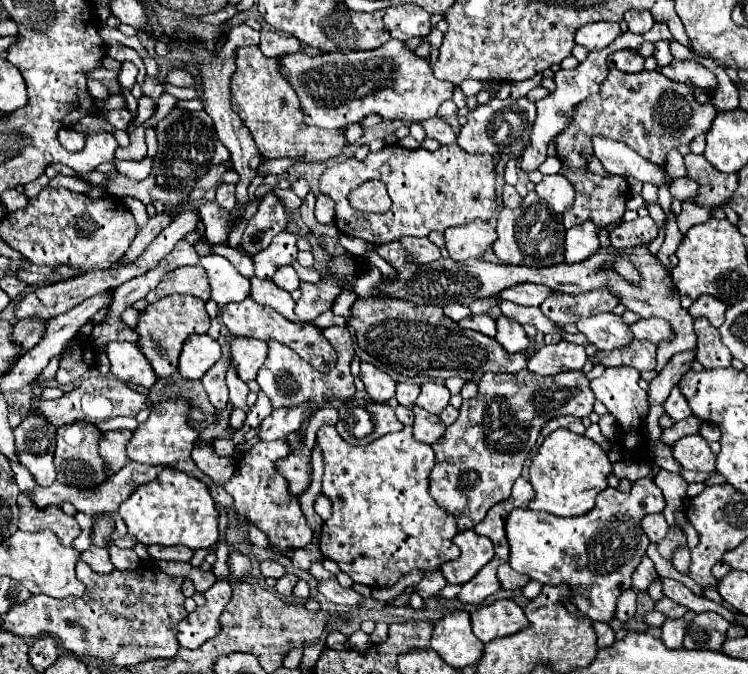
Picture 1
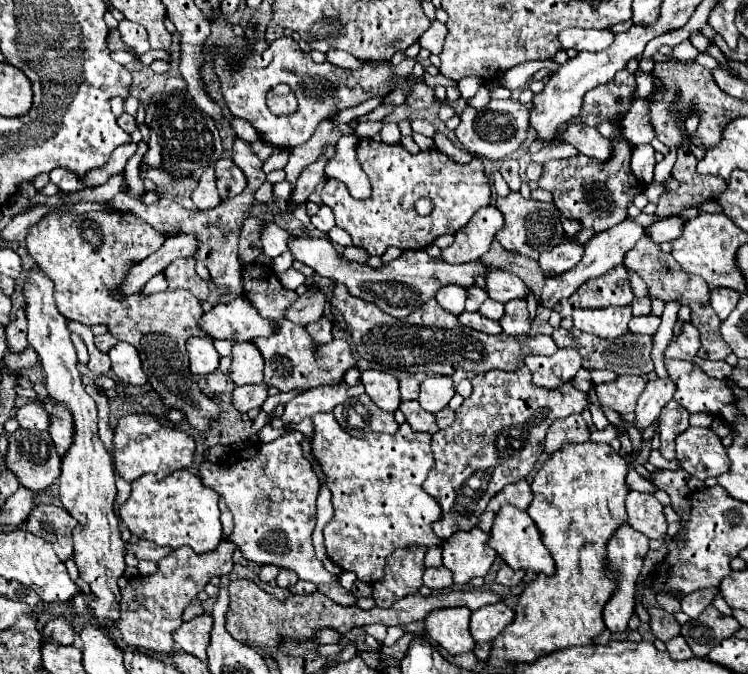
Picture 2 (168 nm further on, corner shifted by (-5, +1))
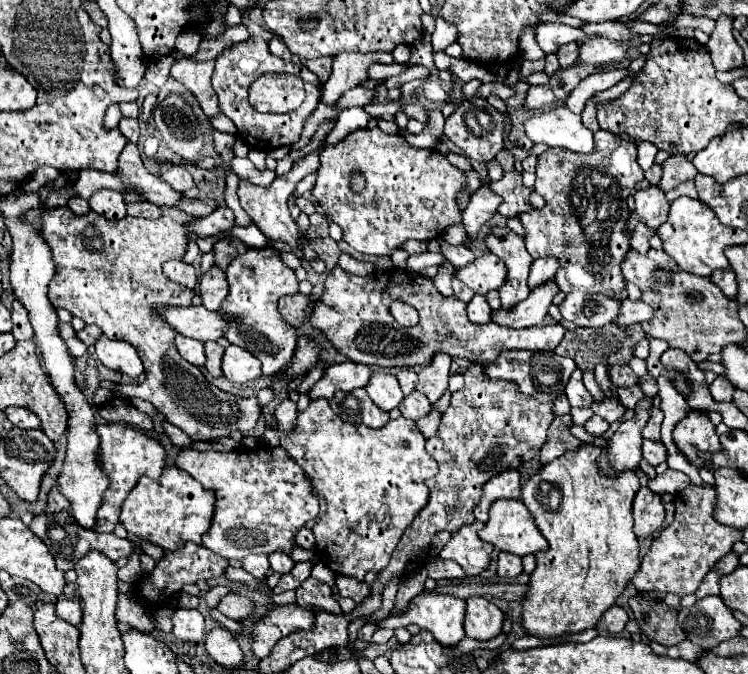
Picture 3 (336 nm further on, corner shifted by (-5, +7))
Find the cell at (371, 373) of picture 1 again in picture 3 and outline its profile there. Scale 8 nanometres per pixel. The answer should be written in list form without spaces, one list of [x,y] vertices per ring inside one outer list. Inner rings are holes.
[[[374,372],[366,386],[366,392],[372,398],[372,402],[386,412],[396,408],[404,398],[404,394],[398,386],[398,380],[386,372]]]

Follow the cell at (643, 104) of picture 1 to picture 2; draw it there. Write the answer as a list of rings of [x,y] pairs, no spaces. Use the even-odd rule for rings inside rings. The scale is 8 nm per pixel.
[[[620,70],[612,82],[590,90],[582,102],[582,122],[588,126],[596,126],[602,120],[612,122],[617,114],[623,117],[630,108],[634,86],[634,74],[630,74],[628,70]]]

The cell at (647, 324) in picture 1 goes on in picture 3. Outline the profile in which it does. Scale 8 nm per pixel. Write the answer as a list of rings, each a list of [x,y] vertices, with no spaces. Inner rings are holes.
[[[624,300],[622,308],[618,312],[618,320],[616,324],[628,326],[628,324],[640,324],[640,322],[648,322],[650,318],[654,318],[654,310],[644,304],[642,300]]]

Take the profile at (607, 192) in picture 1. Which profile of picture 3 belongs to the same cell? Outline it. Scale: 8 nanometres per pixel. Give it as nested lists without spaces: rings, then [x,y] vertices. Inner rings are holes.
[[[606,130],[596,132],[594,140],[596,148],[586,156],[560,147],[548,148],[538,156],[534,188],[546,200],[546,206],[520,216],[526,230],[524,242],[532,258],[560,256],[556,284],[564,294],[572,290],[602,292],[604,296],[626,300],[626,280],[620,270],[630,250],[630,238],[622,232],[630,214],[626,198],[644,180],[644,172],[636,162],[634,142]]]

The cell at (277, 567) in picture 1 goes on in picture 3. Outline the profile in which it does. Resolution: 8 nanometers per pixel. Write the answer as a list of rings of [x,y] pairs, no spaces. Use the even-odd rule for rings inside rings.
[[[252,554],[242,560],[242,568],[246,572],[250,572],[254,578],[262,580],[262,578],[266,578],[266,574],[270,570],[270,562],[268,562],[268,556],[254,556]]]

